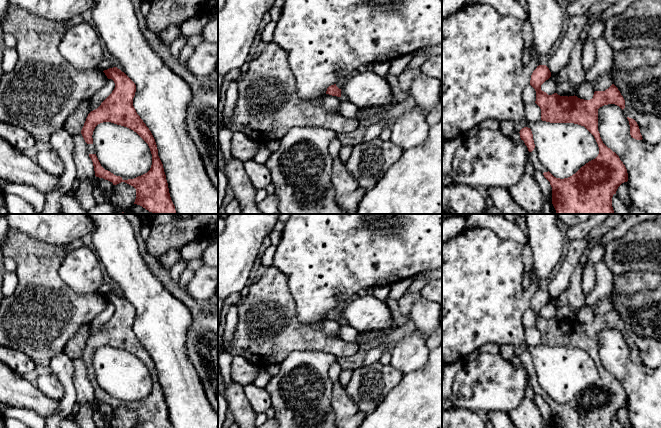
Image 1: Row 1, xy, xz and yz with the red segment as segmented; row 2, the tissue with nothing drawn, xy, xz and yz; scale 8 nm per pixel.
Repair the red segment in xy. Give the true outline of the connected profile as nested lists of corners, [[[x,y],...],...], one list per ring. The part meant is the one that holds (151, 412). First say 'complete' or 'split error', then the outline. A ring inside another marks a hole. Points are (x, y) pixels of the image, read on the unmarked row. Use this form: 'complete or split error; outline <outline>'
split error; outline [[[117,291],[103,296],[108,303],[114,305],[115,312],[97,333],[88,338],[81,354],[87,367],[87,376],[93,386],[95,400],[108,404],[113,409],[125,406],[133,410],[136,413],[134,428],[173,428],[155,363],[133,330],[136,316],[135,307]],[[103,346],[127,351],[136,356],[148,368],[152,378],[152,389],[147,397],[127,403],[114,399],[100,388],[95,378],[92,359],[95,351]]]

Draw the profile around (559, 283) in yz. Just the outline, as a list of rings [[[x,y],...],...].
[[[588,237],[571,242],[566,258],[562,263],[558,273],[548,284],[547,291],[549,292],[551,299],[557,298],[568,288],[570,284],[570,278],[584,251],[586,250],[588,243]]]

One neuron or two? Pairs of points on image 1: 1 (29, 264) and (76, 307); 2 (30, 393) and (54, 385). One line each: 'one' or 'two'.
1: one
2: two

